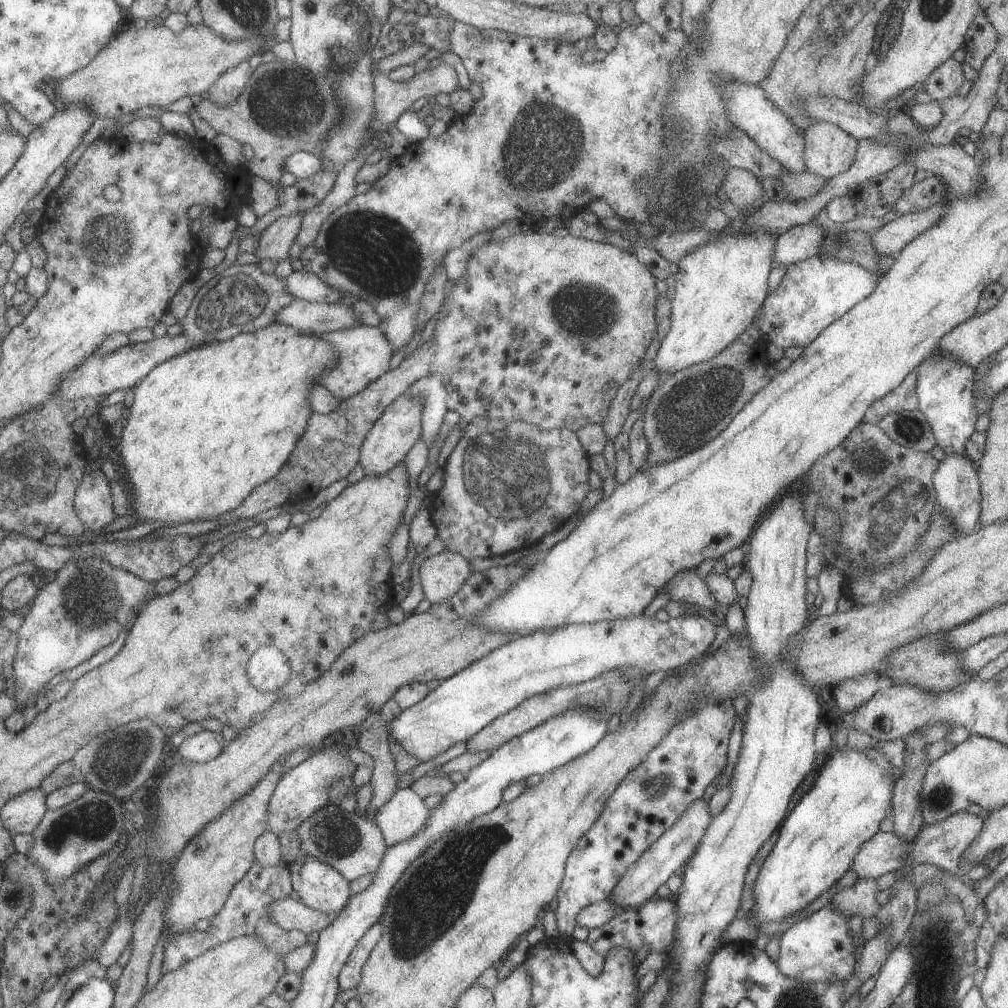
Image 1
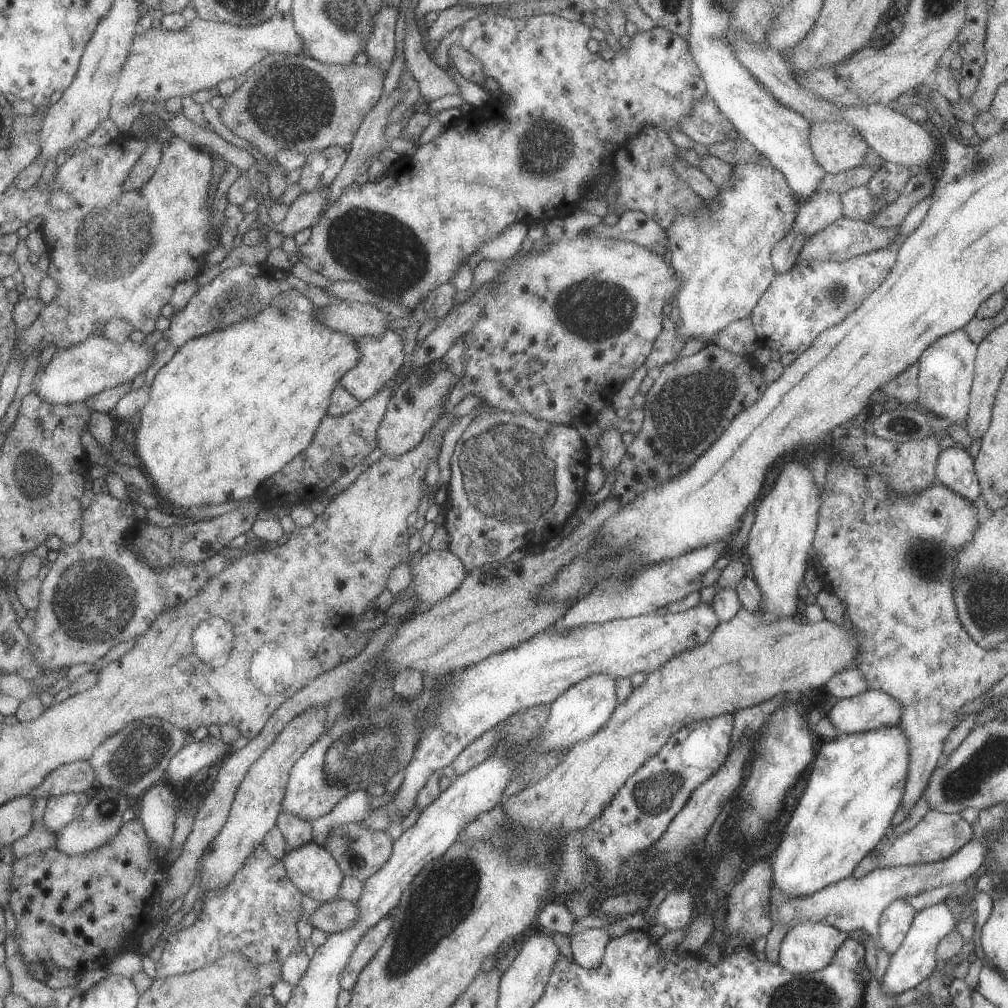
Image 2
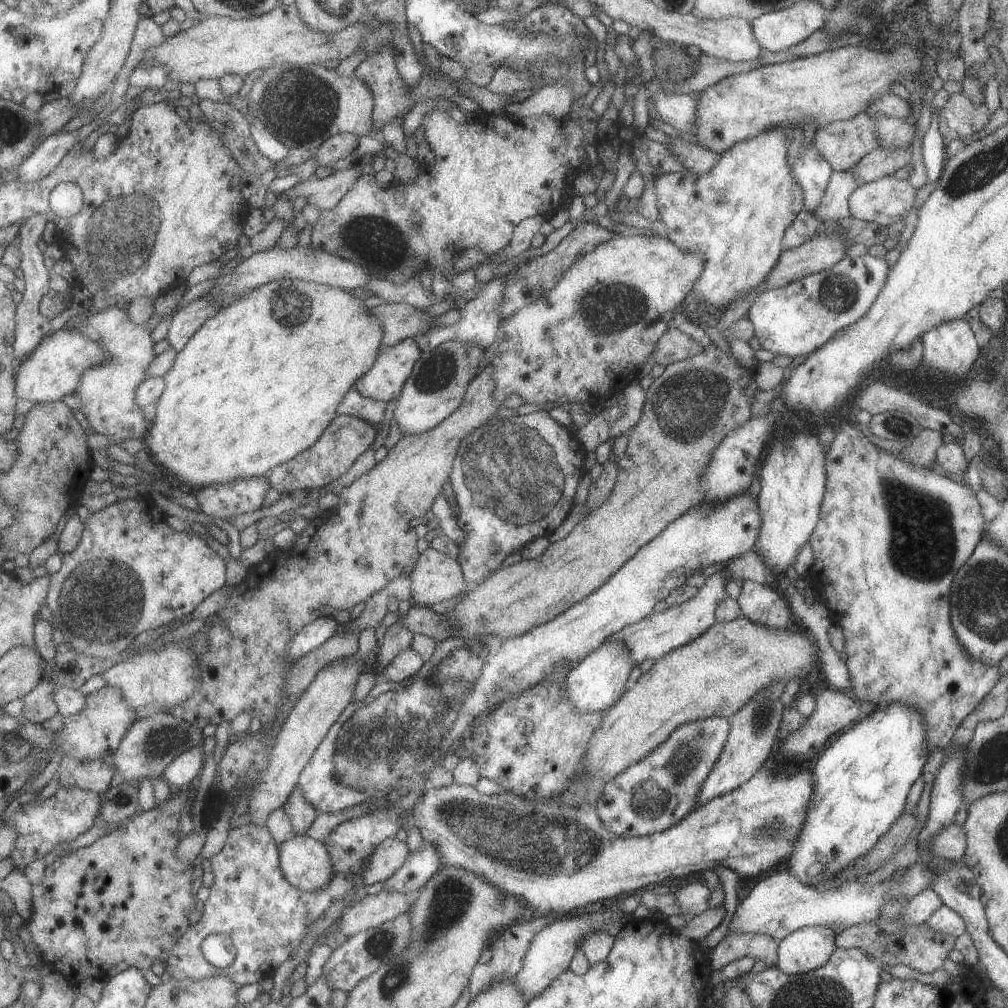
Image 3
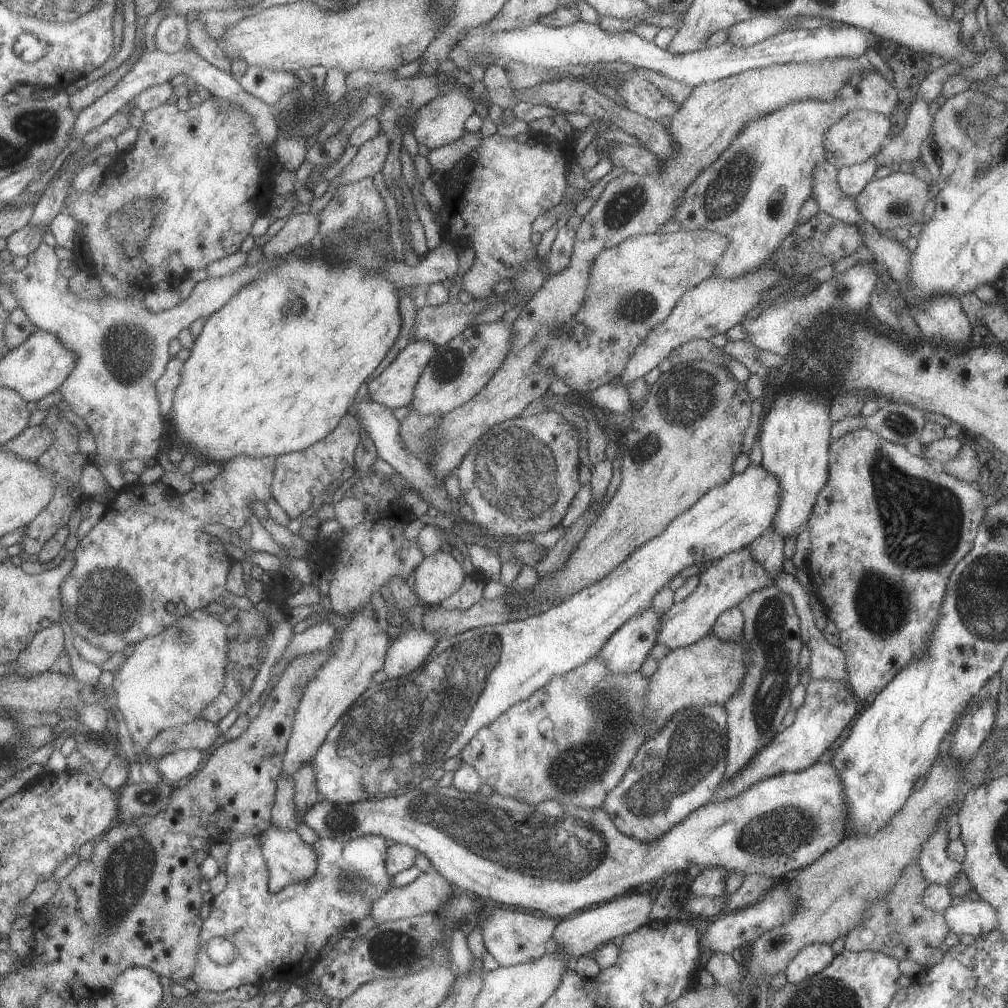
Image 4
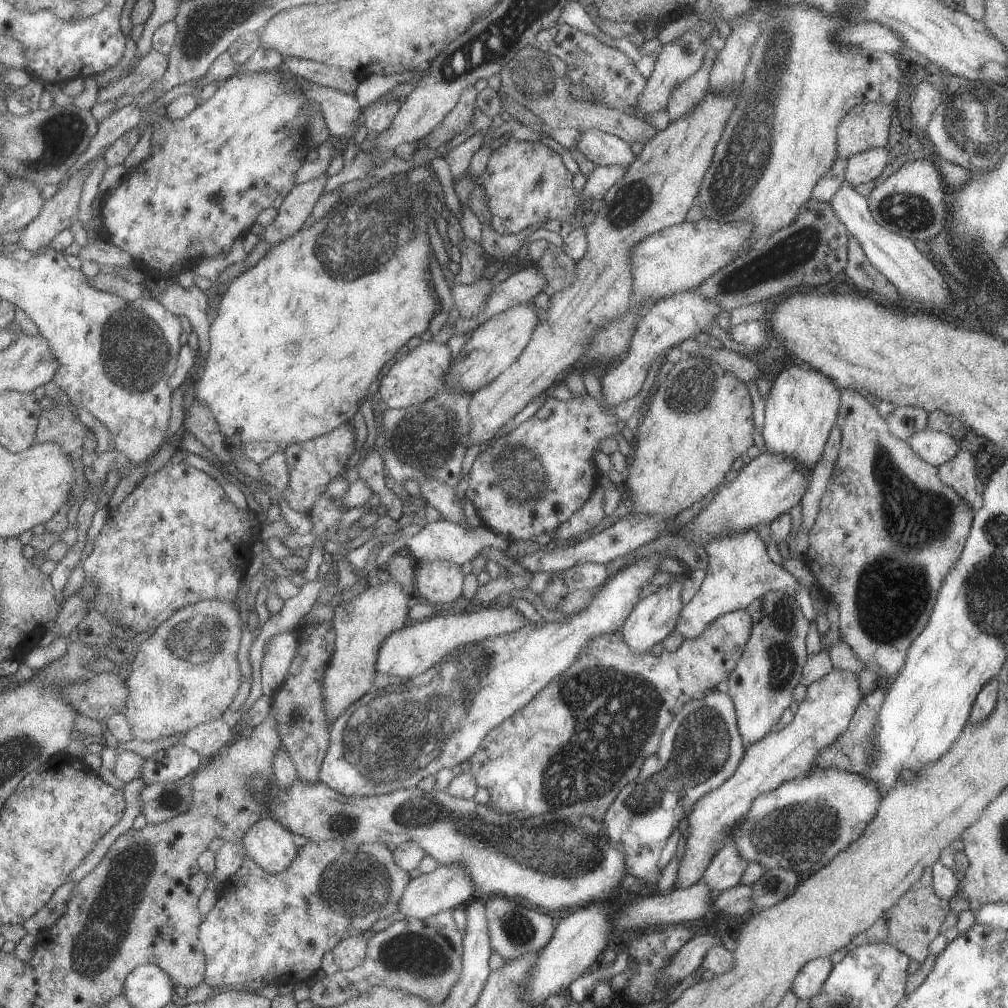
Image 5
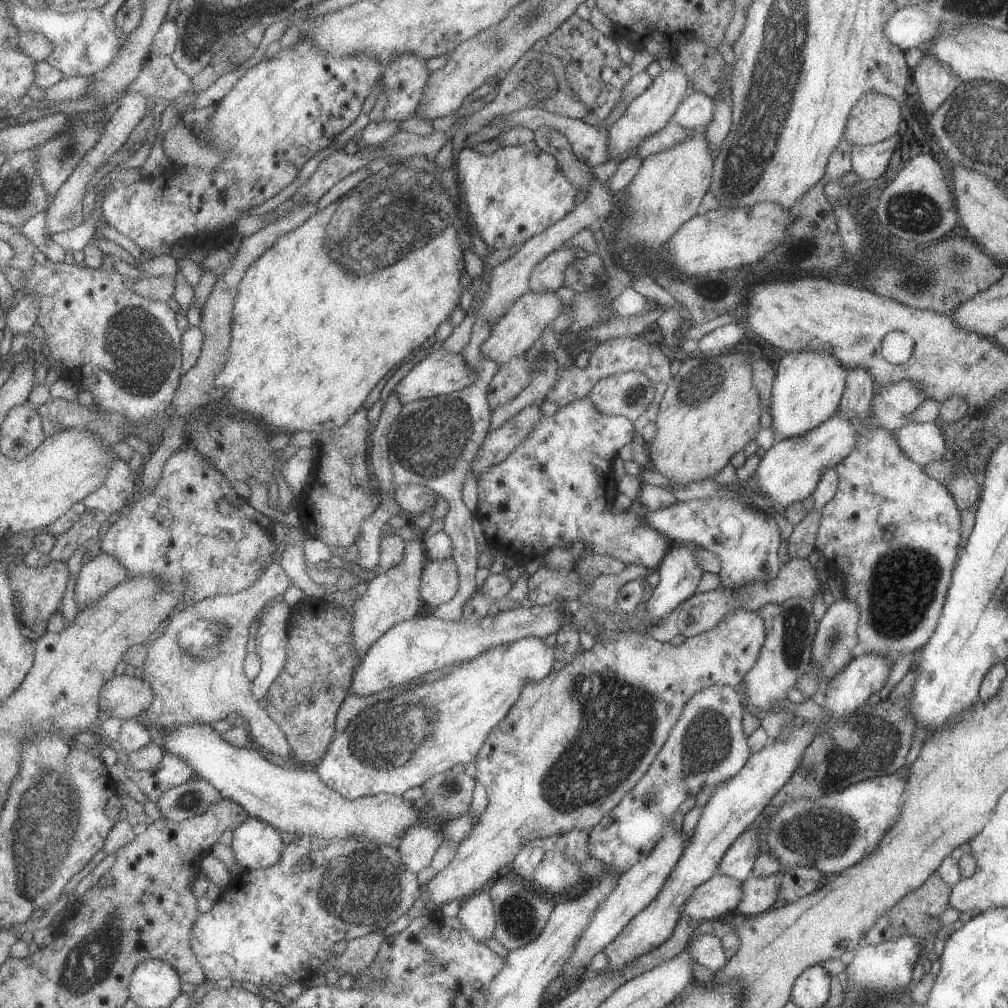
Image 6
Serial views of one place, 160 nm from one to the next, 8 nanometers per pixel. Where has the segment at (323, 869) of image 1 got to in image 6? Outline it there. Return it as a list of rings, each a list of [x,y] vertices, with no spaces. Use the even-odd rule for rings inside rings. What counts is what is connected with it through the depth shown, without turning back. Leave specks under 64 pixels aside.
[[[247,817],[232,830],[230,847],[244,870],[262,869],[274,865],[285,846],[277,829],[255,817]]]

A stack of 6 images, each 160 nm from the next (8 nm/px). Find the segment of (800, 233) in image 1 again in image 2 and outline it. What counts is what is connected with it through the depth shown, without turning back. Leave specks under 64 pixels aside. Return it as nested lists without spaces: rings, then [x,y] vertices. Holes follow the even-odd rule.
[[[821,191],[813,193],[808,200],[800,204],[792,228],[805,235],[808,240],[812,234],[843,216],[839,194]]]

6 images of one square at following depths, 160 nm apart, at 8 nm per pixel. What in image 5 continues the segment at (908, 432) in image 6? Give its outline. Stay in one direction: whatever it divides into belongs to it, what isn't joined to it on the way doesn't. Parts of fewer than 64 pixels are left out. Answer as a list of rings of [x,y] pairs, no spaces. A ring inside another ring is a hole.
[[[929,427],[915,431],[907,438],[906,443],[923,462],[934,467],[951,460],[960,450],[958,442],[951,438],[950,433]]]

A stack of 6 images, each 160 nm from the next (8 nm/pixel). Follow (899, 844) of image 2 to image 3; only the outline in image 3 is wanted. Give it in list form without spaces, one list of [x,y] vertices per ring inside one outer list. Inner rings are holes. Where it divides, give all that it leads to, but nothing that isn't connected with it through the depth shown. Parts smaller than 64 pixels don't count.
[[[954,822],[940,830],[934,837],[930,837],[930,844],[928,845],[930,853],[955,862],[961,860],[965,849],[966,836],[964,835],[964,828]]]

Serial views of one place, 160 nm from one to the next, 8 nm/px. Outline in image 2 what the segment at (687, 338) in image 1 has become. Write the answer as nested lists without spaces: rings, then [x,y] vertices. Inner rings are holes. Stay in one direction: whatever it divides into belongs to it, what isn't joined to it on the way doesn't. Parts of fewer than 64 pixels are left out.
[[[759,156],[759,162],[736,164],[726,185],[718,189],[714,197],[703,201],[704,207],[677,213],[672,225],[666,228],[670,265],[680,282],[674,294],[681,318],[676,335],[683,340],[688,336],[710,339],[729,323],[748,317],[776,275],[770,261],[771,249],[791,230],[800,205],[783,174],[774,169],[765,157]]]

